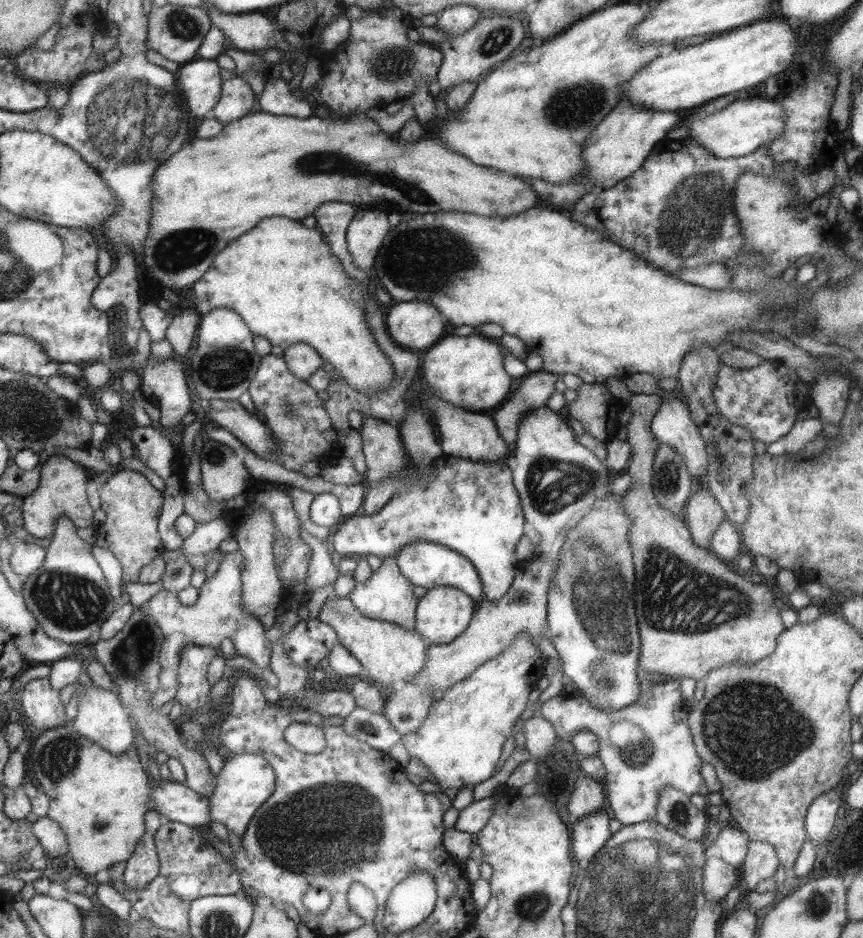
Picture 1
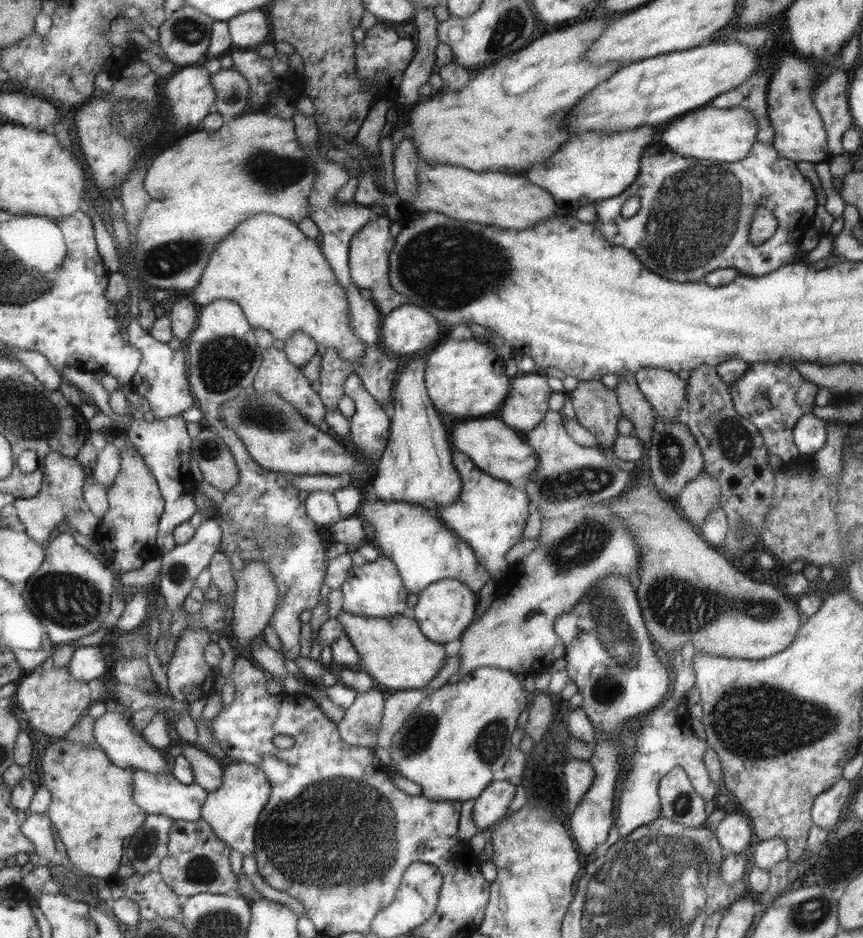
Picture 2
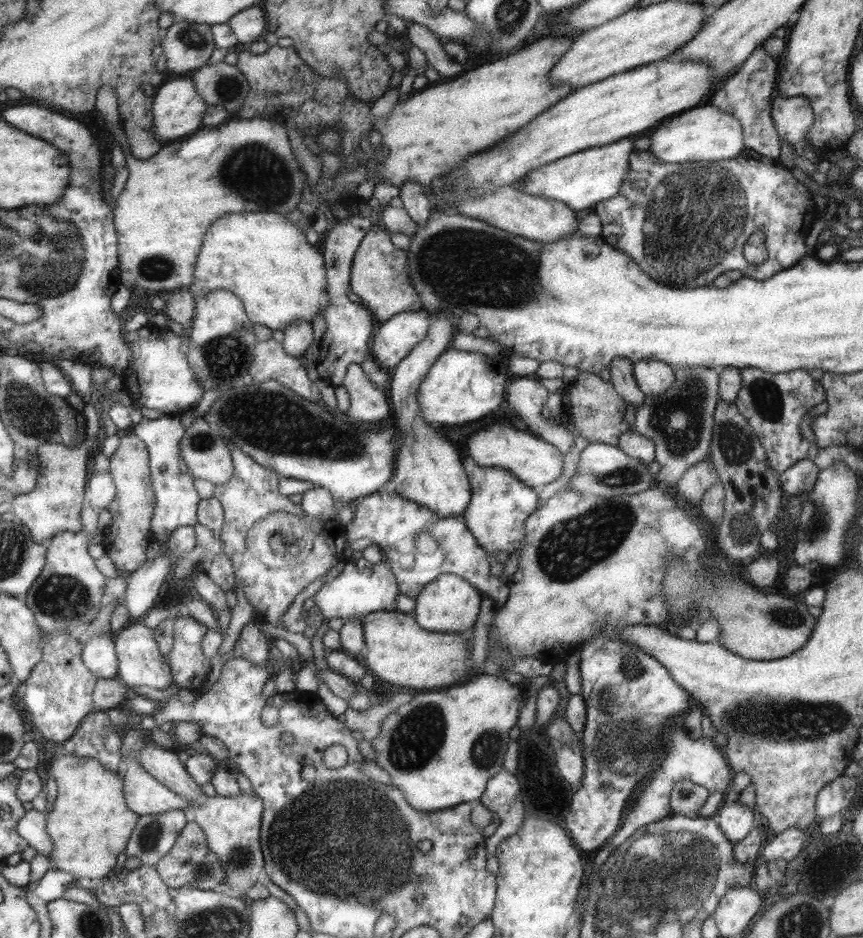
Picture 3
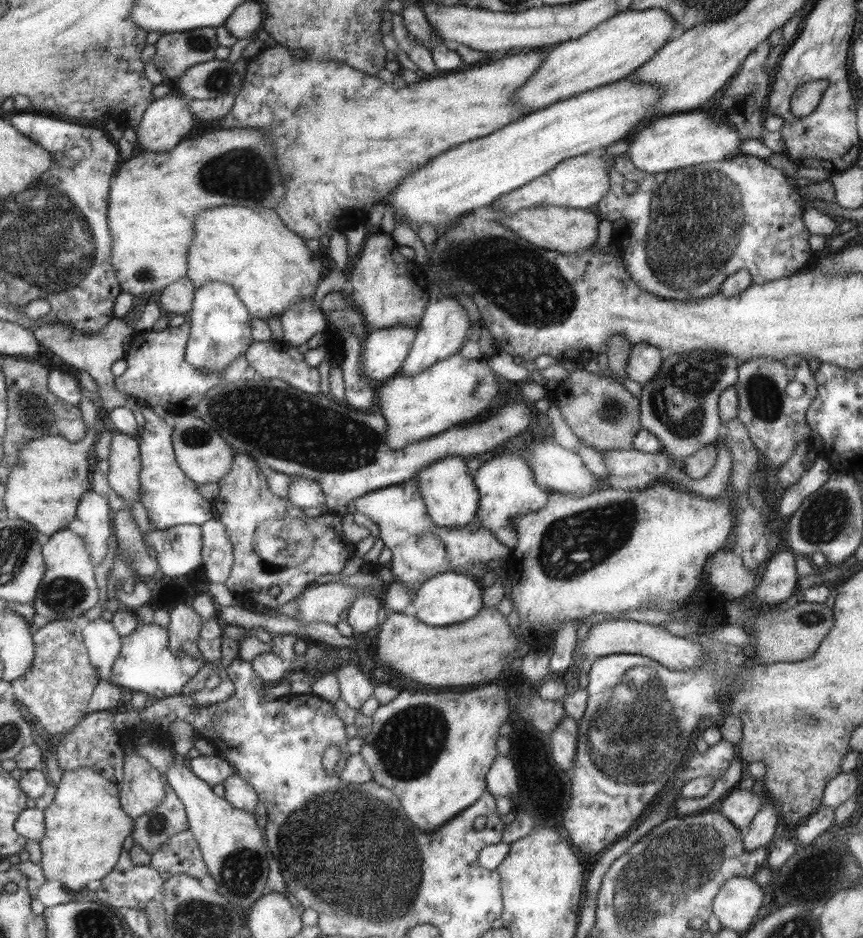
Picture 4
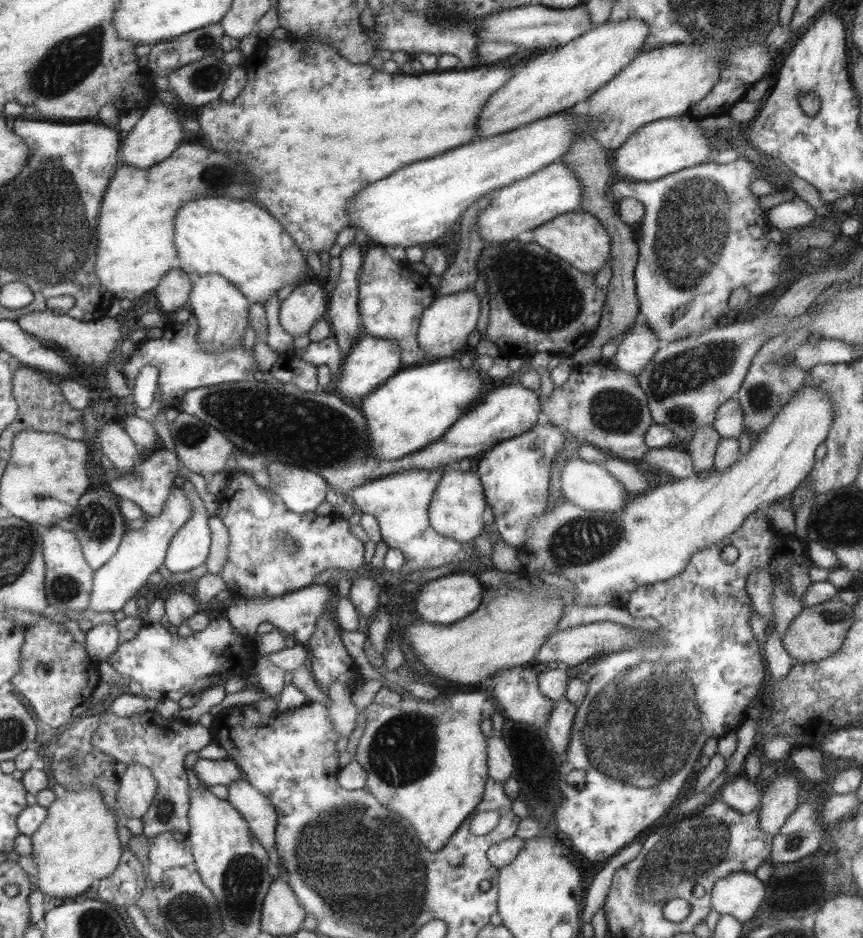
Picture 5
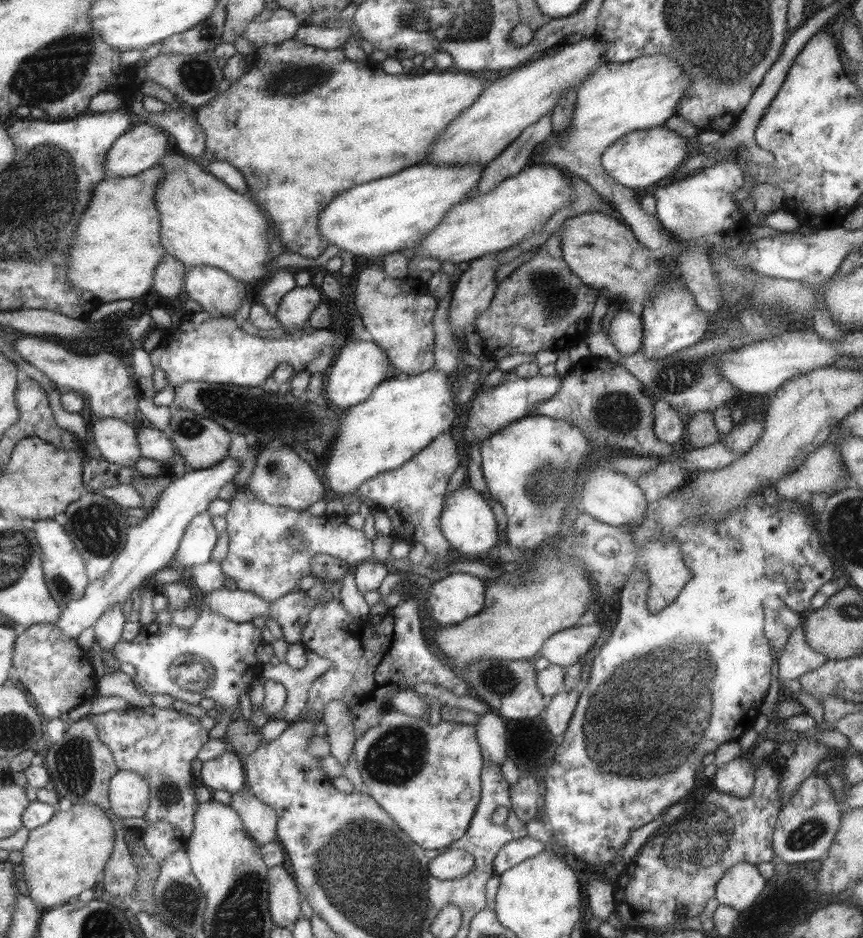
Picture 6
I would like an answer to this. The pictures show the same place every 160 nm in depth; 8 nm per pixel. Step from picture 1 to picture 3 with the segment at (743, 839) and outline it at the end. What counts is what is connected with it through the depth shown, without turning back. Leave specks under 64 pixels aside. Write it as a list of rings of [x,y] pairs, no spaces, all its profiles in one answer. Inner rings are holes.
[[[738,801],[723,805],[714,814],[716,825],[731,843],[743,840],[757,824],[758,816],[754,809],[741,805]]]

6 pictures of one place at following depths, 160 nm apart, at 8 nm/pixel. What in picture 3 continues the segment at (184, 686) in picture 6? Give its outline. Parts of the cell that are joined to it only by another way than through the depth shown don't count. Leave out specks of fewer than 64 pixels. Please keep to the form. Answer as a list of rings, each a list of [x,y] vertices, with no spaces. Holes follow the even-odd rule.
[[[140,621],[115,633],[116,657],[118,660],[118,680],[131,689],[134,686],[150,686],[157,690],[165,689],[172,681],[170,668],[161,658],[157,644],[152,637],[152,628]]]

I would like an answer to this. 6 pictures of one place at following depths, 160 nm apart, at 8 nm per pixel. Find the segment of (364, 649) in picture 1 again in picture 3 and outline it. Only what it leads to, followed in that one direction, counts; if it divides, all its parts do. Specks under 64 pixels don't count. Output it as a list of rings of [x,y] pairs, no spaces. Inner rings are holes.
[[[391,611],[371,612],[361,617],[363,642],[367,648],[363,664],[373,677],[409,688],[443,688],[458,684],[475,670],[466,668],[463,663],[470,657],[470,632],[429,632],[419,628],[412,614]]]

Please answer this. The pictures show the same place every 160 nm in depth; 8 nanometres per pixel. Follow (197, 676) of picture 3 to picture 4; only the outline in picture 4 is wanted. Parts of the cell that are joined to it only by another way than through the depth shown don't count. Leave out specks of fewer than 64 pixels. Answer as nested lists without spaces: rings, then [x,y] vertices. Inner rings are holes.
[[[177,604],[169,616],[168,650],[171,654],[180,654],[183,642],[196,642],[200,636],[201,618],[193,609],[185,604]]]

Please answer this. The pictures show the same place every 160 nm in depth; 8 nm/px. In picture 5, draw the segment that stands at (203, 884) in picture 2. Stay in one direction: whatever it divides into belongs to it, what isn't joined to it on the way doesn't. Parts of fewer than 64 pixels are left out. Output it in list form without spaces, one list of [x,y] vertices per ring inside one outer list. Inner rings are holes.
[[[179,831],[162,832],[148,839],[146,873],[152,887],[158,885],[163,872],[177,866],[190,867],[193,855],[188,835]]]

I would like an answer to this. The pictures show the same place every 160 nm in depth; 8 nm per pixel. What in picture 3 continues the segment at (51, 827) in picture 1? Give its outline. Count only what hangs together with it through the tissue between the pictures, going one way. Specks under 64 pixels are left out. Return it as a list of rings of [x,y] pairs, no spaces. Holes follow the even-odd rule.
[[[27,810],[18,821],[18,833],[37,853],[49,856],[54,848],[50,834],[46,830],[46,815],[38,810]]]

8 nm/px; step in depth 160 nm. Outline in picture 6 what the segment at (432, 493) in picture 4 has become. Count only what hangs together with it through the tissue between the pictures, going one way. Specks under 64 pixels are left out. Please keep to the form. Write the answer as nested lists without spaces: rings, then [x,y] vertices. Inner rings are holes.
[[[466,481],[445,498],[442,506],[439,530],[445,541],[453,549],[459,550],[463,554],[486,558],[489,548],[493,548],[497,544],[497,521],[483,495],[475,492]]]

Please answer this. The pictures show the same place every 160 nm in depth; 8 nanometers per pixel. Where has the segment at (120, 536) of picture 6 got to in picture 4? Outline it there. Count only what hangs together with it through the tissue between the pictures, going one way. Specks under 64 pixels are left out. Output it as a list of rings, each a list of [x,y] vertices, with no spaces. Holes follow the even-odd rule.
[[[88,490],[79,499],[75,519],[85,524],[85,535],[81,538],[89,554],[89,562],[94,566],[100,563],[106,555],[112,516],[107,498],[103,494]]]

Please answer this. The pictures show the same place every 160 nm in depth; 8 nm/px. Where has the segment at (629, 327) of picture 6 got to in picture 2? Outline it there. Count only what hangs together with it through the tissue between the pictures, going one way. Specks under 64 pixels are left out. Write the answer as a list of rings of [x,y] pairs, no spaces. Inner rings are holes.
[[[643,367],[634,372],[634,379],[658,420],[678,422],[679,404],[684,398],[686,382],[677,377],[677,373]]]

